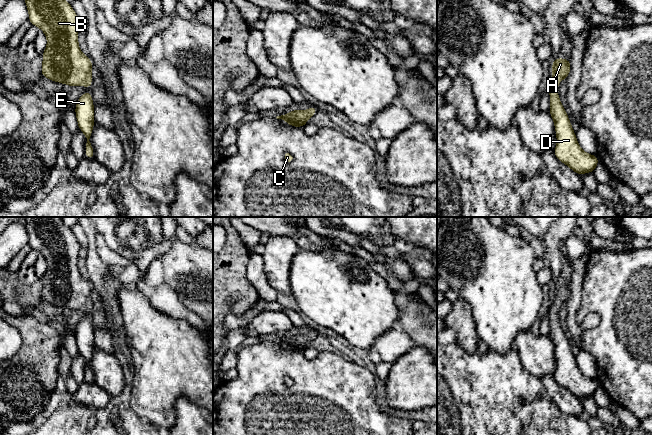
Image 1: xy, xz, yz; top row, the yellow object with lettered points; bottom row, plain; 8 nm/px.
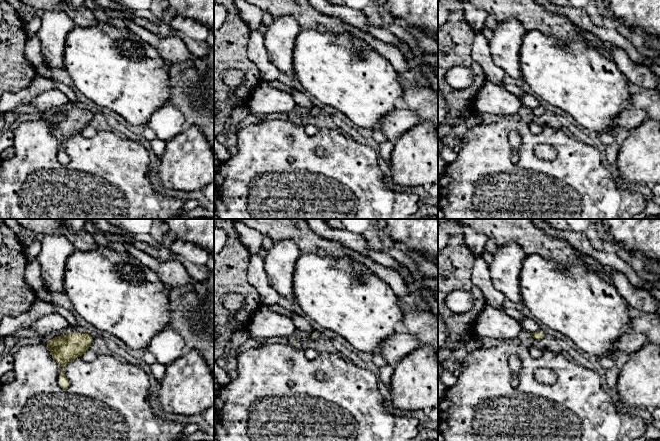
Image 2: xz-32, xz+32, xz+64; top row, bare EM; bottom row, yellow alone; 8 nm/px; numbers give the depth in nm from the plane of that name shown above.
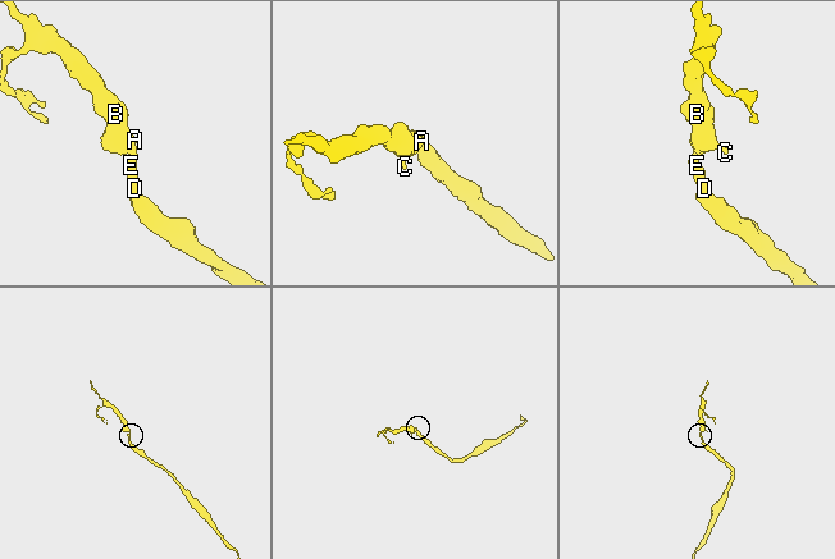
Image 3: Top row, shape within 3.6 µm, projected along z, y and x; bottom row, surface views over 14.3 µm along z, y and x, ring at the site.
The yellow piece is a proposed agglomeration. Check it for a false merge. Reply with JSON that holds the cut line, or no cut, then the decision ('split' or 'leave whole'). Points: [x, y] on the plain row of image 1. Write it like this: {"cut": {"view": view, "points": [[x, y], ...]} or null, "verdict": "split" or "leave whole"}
{"cut": null, "verdict": "leave whole"}

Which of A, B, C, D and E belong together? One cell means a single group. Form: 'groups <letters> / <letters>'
groups A B C D E

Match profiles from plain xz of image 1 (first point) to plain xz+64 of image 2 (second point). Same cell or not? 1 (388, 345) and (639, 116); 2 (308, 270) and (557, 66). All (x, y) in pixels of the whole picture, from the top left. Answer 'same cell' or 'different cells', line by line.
1: same cell
2: same cell

